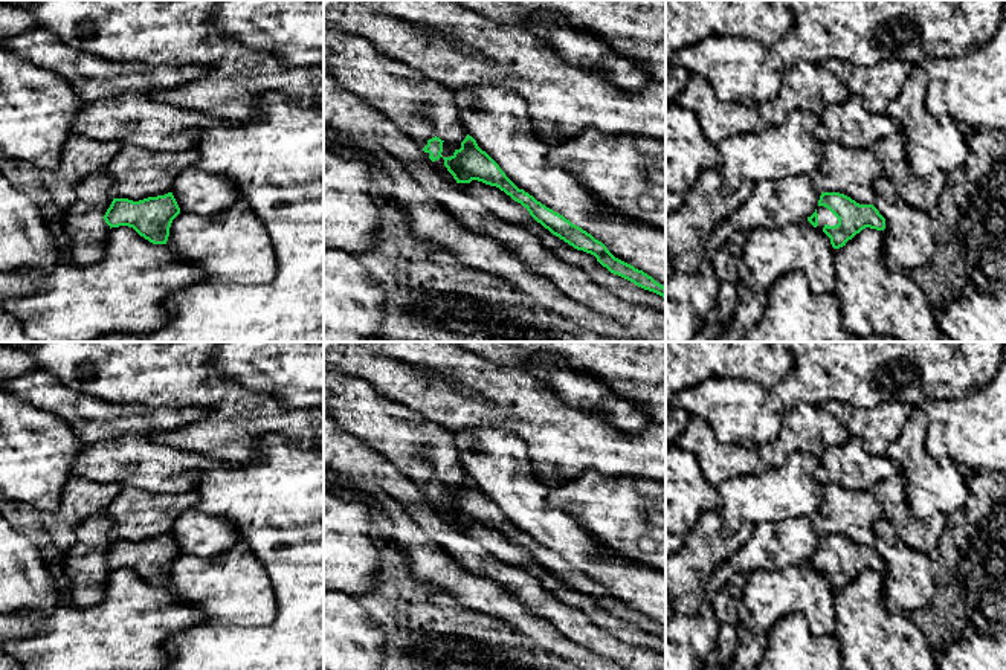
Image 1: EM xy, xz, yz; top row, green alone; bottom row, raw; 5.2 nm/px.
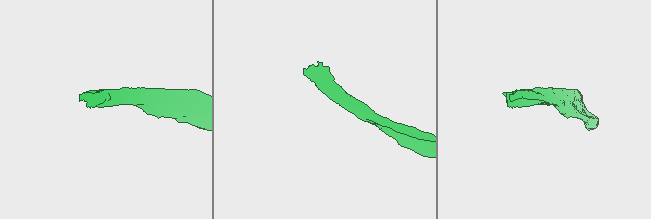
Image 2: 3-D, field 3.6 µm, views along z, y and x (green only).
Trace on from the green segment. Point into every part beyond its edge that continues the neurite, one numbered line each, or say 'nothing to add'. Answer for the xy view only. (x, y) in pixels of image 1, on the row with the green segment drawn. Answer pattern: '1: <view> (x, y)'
nothing to add

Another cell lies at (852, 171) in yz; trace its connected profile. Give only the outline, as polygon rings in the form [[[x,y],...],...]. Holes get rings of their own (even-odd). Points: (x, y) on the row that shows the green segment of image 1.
[[[818,140],[817,154],[824,192],[840,192],[859,205],[873,205],[873,183],[884,176],[884,166],[872,148]]]

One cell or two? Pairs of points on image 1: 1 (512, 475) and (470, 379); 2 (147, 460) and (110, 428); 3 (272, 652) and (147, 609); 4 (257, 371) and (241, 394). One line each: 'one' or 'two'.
1: two
2: two
3: two
4: two

